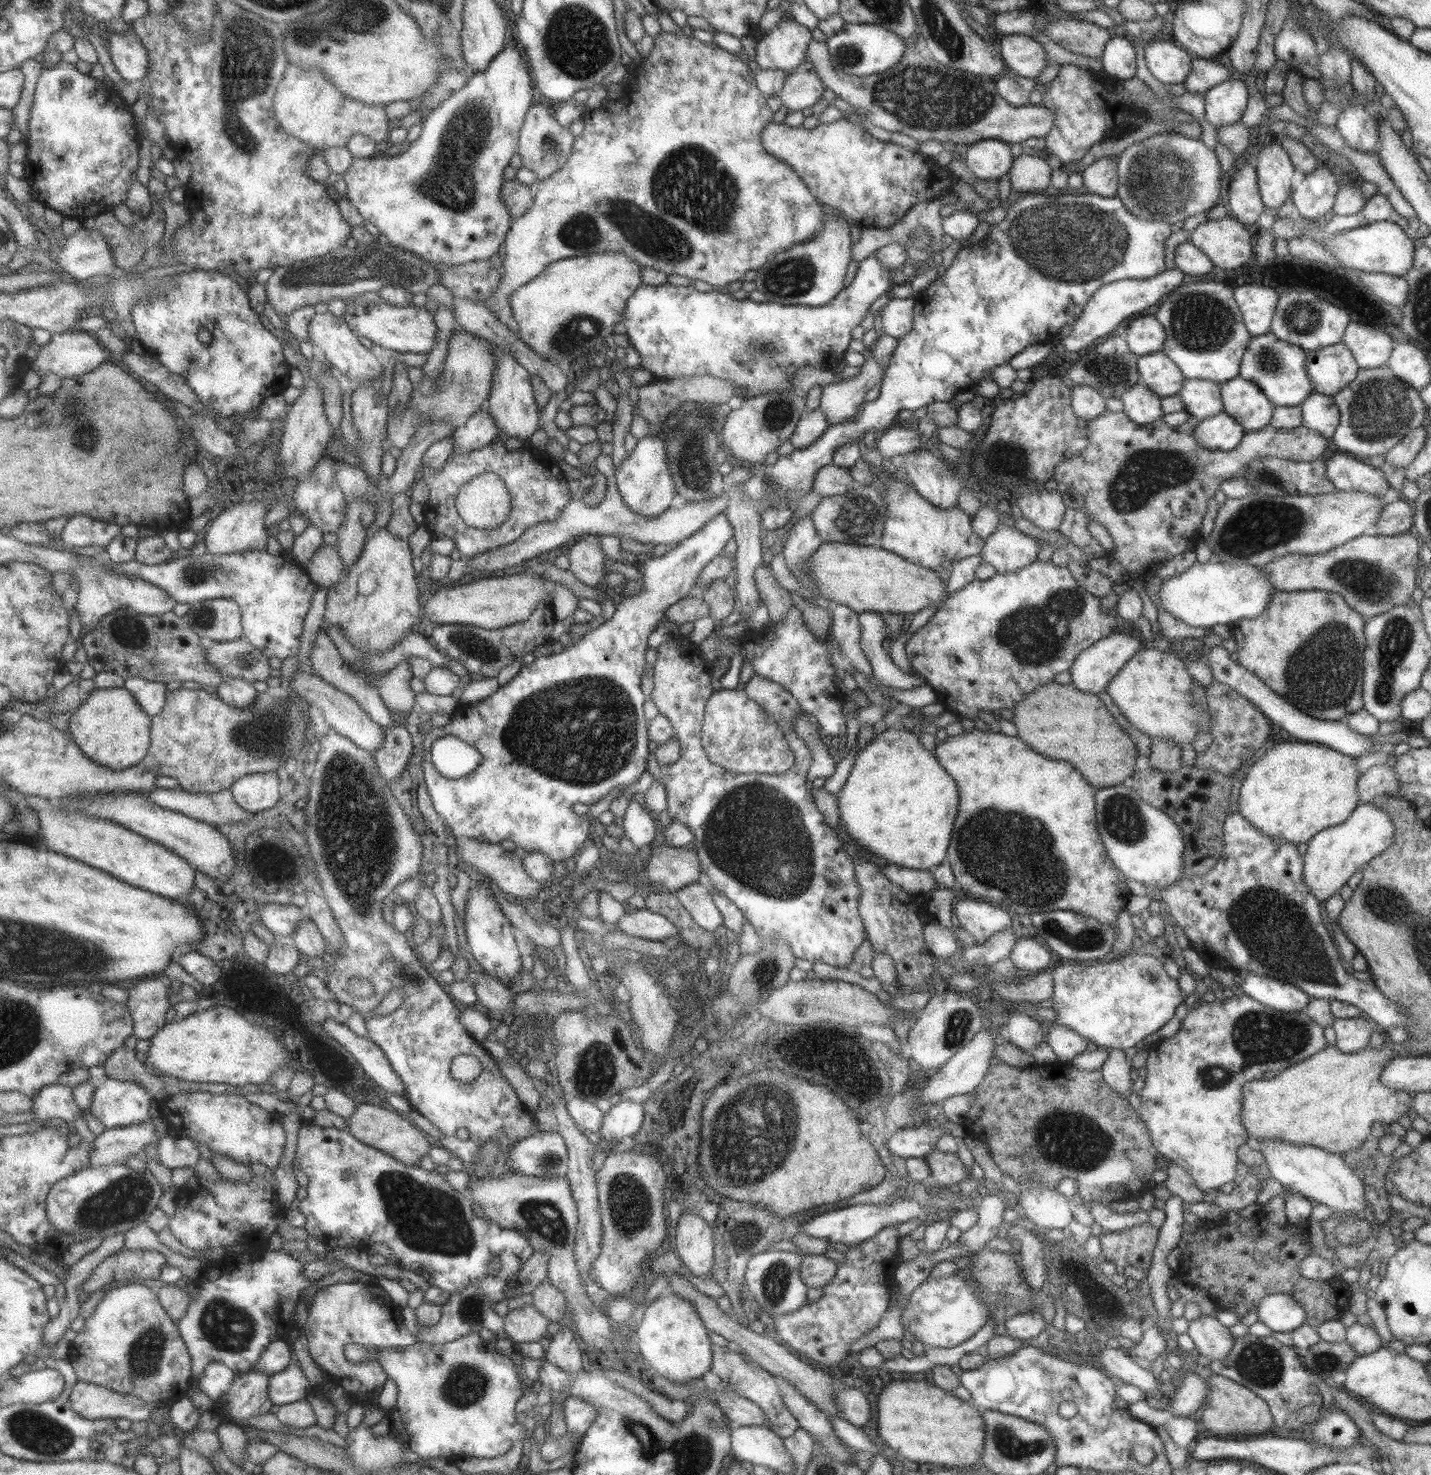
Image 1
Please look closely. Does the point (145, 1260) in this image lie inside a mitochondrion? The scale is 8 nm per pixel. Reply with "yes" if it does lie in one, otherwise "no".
no

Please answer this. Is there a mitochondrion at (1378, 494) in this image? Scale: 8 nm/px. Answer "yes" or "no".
no

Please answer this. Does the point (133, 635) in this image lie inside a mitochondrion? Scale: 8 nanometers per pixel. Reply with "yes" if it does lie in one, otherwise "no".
yes

